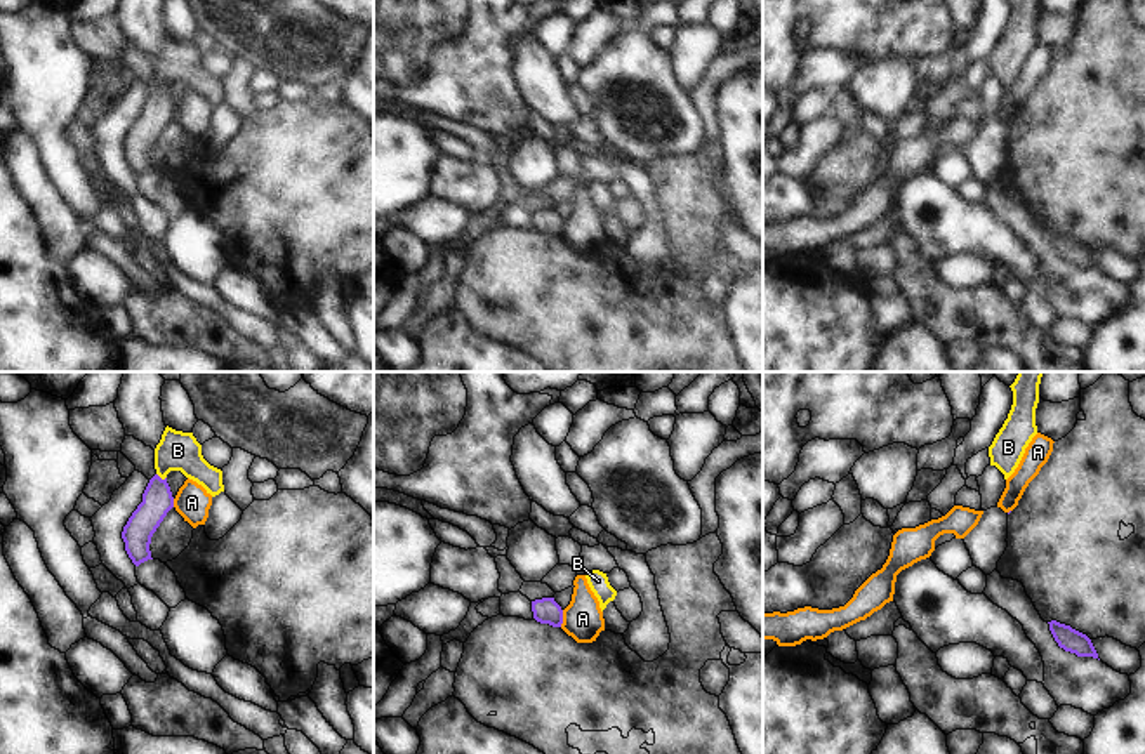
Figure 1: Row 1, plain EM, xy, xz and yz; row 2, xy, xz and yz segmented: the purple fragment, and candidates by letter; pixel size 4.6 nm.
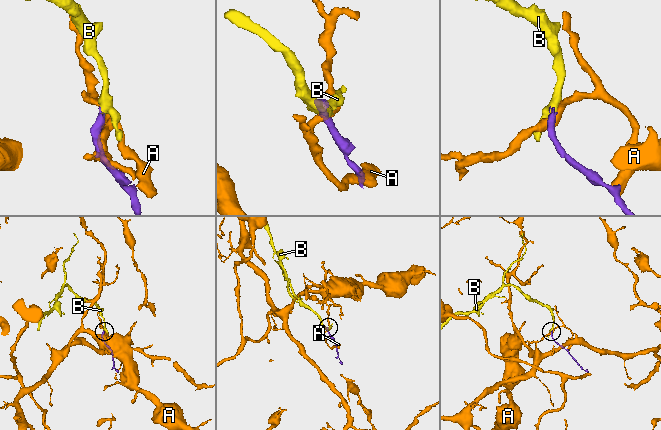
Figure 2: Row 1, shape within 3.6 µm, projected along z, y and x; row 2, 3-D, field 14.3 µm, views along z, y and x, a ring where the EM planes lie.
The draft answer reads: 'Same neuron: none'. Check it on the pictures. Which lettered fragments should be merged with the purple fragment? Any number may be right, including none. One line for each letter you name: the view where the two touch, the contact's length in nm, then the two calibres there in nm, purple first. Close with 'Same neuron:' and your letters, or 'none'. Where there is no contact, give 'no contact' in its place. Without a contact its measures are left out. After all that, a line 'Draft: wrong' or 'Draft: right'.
B: xy | 50 nm | 140/180 nm
Same neuron: B
Draft: wrong

